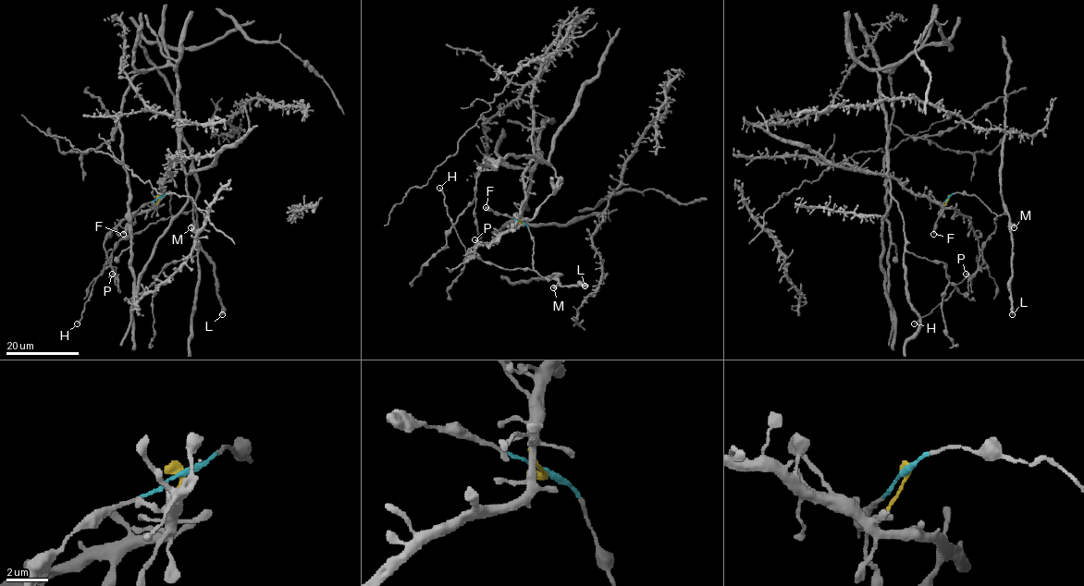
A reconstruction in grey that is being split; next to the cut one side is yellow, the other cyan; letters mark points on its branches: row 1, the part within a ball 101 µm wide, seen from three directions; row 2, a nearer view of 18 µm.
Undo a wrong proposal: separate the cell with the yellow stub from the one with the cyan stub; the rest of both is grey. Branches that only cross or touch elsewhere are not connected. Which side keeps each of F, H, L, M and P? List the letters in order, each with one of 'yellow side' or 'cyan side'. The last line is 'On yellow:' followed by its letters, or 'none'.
F: cyan side
H: cyan side
L: cyan side
M: cyan side
P: yellow side
On yellow: P

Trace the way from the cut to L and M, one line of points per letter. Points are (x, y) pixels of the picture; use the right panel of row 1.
L: (948, 197), (954, 192), (975, 194), (1000, 215), (1004, 211), (1006, 213), (1012, 246), (1012, 314)
M: (948, 197), (954, 192), (975, 194), (996, 214), (1000, 215), (1004, 211), (1014, 227)

